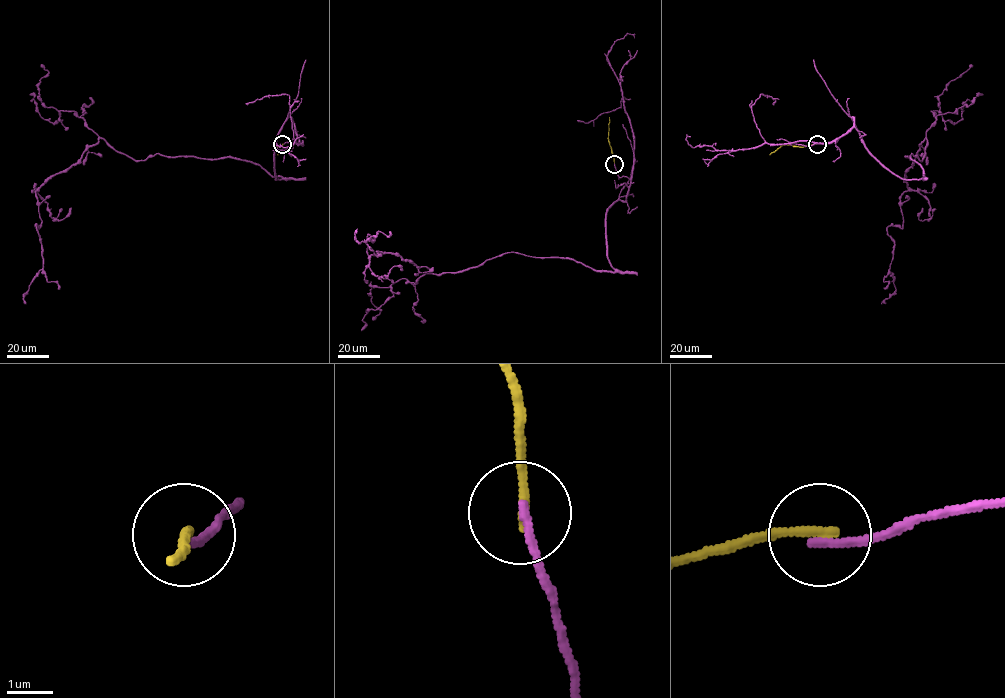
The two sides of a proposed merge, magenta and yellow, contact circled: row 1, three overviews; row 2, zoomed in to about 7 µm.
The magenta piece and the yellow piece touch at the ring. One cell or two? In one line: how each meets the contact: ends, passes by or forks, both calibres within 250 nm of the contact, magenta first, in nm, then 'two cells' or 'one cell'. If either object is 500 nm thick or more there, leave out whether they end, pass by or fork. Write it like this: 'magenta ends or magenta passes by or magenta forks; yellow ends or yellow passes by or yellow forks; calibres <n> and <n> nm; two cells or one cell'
magenta ends; yellow ends; calibres 180 and 240 nm; two cells

